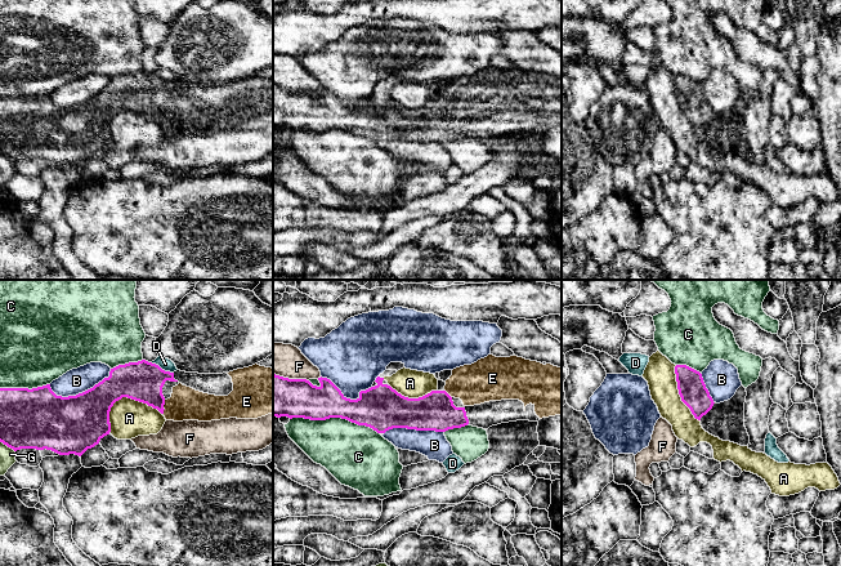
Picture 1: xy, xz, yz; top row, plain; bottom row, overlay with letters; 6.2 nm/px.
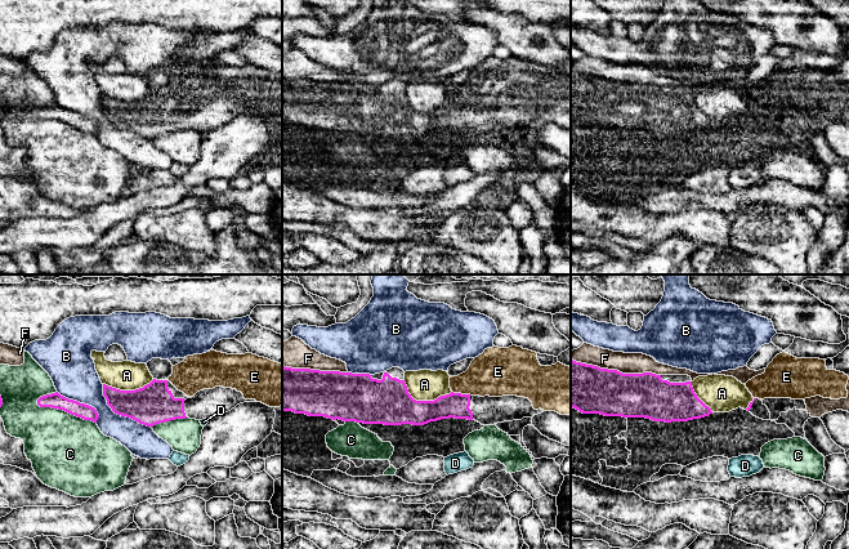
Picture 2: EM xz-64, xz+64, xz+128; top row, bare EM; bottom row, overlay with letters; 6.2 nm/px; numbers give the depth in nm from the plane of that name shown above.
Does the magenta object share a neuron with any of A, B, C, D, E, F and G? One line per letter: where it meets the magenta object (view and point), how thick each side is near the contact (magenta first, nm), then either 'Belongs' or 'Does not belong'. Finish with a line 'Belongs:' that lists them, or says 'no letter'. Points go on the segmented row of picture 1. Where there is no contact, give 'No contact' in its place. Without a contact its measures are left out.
A: Touches magenta at xy (124, 396). Thickness 260 nm (magenta) against 240 nm. Does not belong
B: Touches magenta at xy (83, 392). Thickness 360 nm (magenta) against 160 nm. Does not belong
C: Touches magenta at xz (335, 417). Thickness 240 nm (magenta) against 360 nm. Does not belong
D: Touches magenta at xy (161, 369). Thickness 240 nm (magenta) against 80 nm. Does not belong
E: Touches magenta at xy (162, 408). Thickness 240 nm (magenta) against 200 nm. Belongs
F: Touches magenta at xz (291, 379). Thickness 260 nm (magenta) against 200 nm. Does not belong
G: Touches magenta at xy (8, 446). Thickness 380 nm (magenta) against 100 nm. Does not belong
Belongs: E

